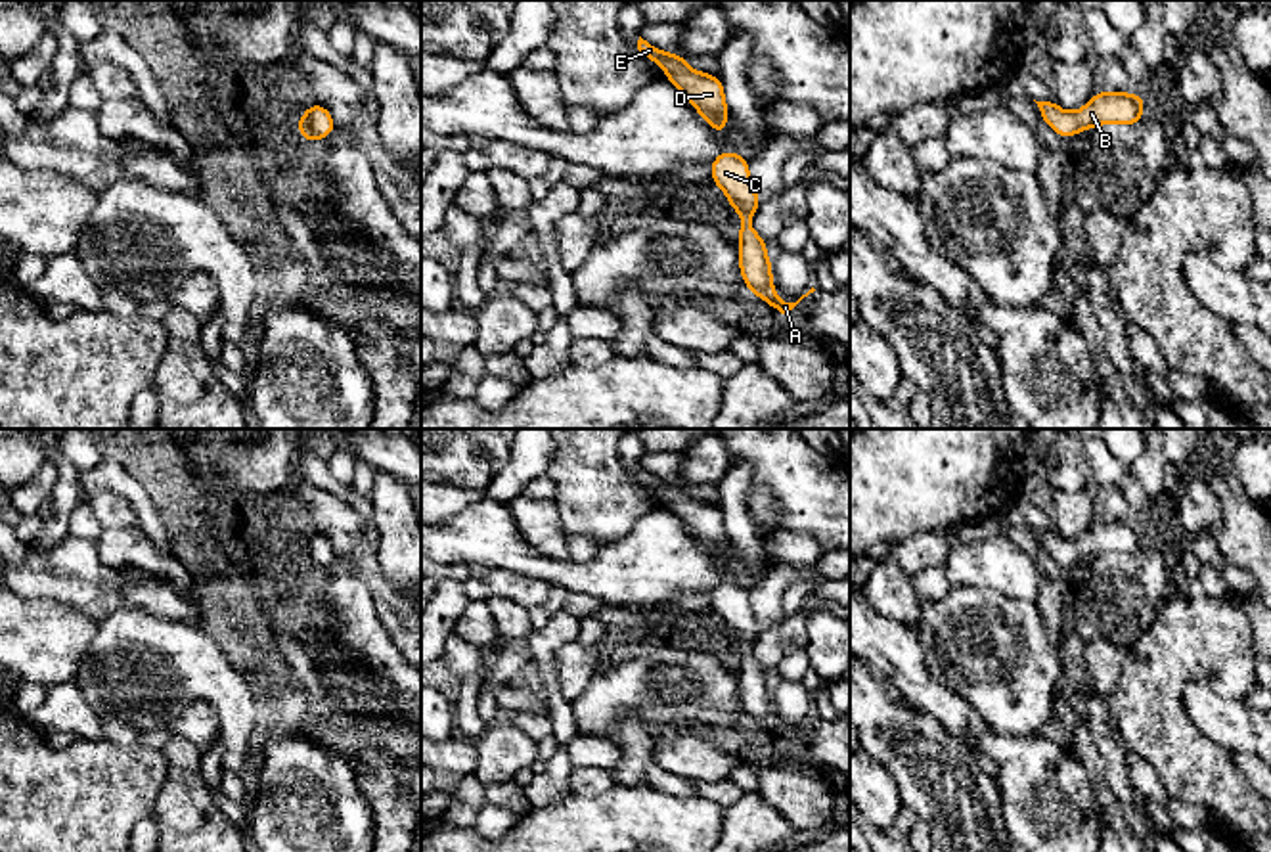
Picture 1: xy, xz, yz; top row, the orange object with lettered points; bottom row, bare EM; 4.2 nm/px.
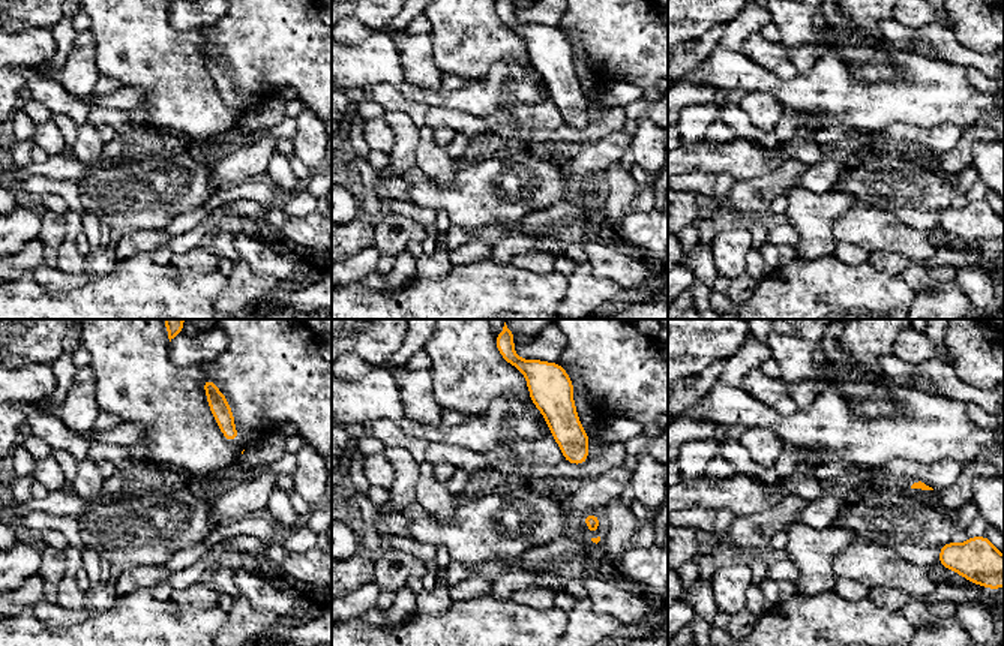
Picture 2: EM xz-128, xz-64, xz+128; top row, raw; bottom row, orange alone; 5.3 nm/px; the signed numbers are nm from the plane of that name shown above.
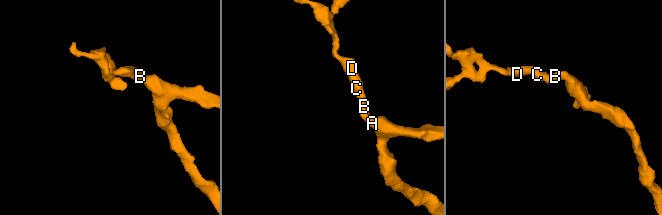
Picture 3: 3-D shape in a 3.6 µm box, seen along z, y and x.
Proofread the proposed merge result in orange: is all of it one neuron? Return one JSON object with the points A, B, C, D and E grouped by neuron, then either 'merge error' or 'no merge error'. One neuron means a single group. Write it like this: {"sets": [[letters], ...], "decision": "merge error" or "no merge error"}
{"sets": [["A", "B", "C", "D", "E"]], "decision": "no merge error"}

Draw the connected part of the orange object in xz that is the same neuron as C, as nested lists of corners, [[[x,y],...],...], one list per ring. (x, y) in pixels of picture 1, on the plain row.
[[[722,580],[710,594],[712,611],[727,624],[727,632],[741,645],[739,659],[739,697],[747,718],[758,724],[781,743],[789,743],[804,726],[814,722],[812,716],[796,731],[785,731],[775,724],[771,689],[766,682],[766,668],[752,655],[752,643],[760,636],[760,626],[748,601],[748,590],[733,580]]]

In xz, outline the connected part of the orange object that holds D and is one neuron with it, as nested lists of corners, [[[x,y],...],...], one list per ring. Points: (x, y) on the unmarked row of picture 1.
[[[639,465],[637,479],[666,502],[714,561],[727,559],[727,534],[720,505],[691,498],[681,482],[668,482]]]

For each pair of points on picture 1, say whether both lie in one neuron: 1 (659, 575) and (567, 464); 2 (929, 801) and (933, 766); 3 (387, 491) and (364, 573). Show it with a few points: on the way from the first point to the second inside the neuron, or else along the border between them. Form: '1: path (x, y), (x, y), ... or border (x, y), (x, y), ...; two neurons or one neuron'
1: border (655, 506), (623, 537), (602, 546); two neurons
2: path (933, 793), (933, 774); one neuron
3: border (372, 523), (378, 563), (383, 573); two neurons

